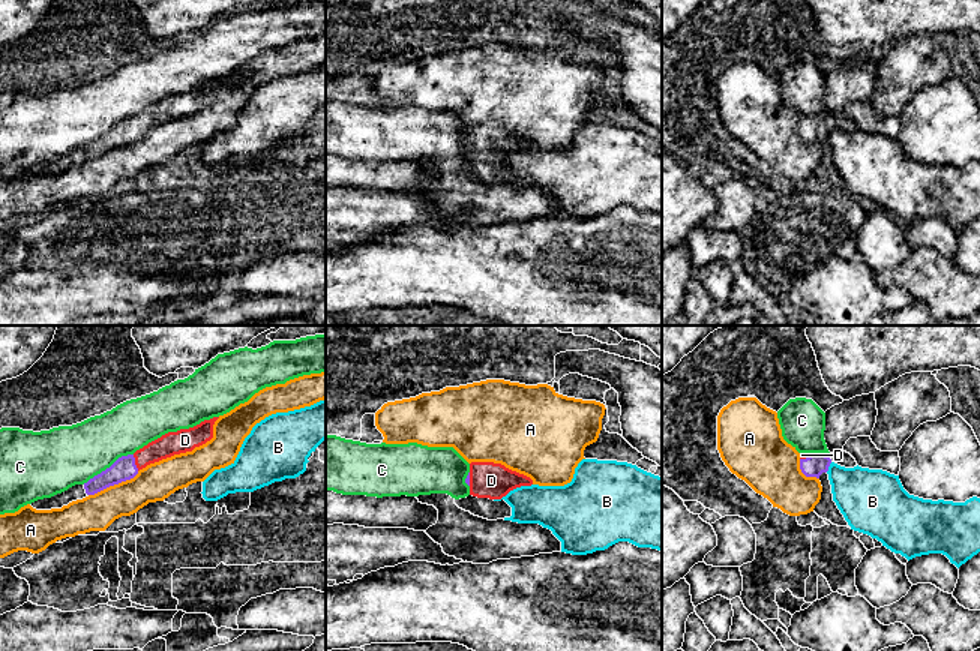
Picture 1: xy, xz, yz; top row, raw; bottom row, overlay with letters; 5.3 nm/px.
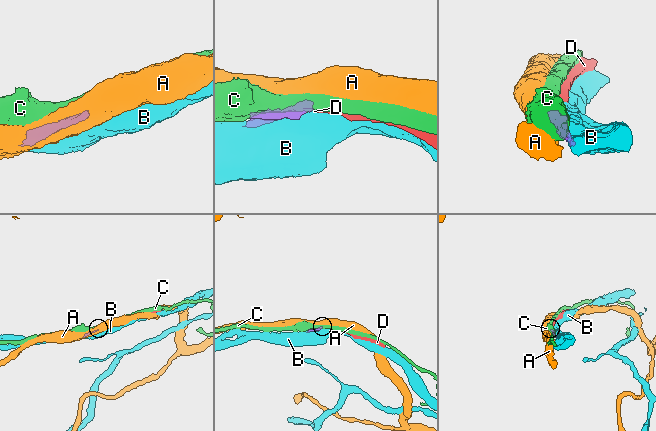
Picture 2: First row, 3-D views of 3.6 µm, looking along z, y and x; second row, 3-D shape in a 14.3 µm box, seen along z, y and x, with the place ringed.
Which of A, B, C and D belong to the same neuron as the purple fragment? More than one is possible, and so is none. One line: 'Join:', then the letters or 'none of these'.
Join: D

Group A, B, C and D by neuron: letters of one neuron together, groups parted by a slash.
A / B / C / D

